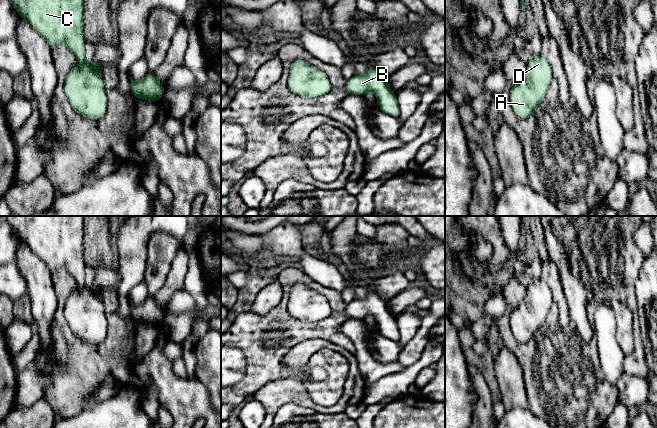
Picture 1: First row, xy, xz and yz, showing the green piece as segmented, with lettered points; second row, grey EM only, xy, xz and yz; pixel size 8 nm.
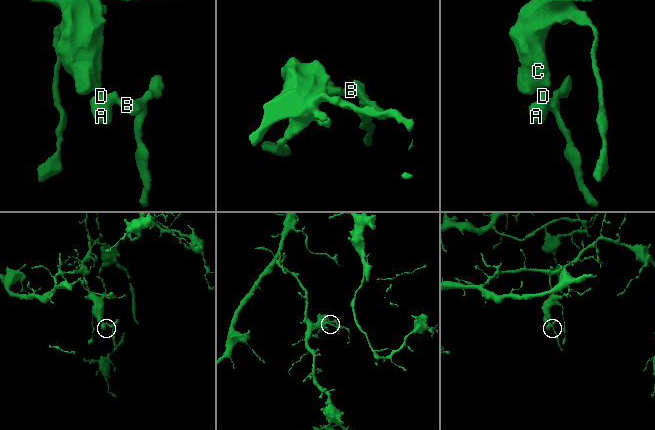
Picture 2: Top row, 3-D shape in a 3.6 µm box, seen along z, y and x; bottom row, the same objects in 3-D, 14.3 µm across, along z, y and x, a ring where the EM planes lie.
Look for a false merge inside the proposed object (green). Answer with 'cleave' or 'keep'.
keep

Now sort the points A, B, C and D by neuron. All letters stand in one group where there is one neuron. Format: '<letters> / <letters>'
A B C D

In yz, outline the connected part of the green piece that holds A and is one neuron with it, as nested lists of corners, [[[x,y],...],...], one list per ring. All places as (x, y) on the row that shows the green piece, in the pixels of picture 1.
[[[539,54],[533,55],[528,62],[526,74],[510,88],[510,105],[519,118],[534,115],[535,109],[545,100],[552,79],[549,63]]]

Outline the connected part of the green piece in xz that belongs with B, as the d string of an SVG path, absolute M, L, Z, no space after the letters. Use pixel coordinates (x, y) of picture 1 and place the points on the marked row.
M369 65L365 75L354 75L348 79L345 91L357 96L363 96L371 91L375 94L378 108L382 112L393 117L400 115L396 93L390 89L388 79L372 65Z

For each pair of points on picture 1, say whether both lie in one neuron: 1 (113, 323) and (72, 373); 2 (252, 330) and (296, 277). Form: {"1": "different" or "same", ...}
{"1": "same", "2": "same"}

